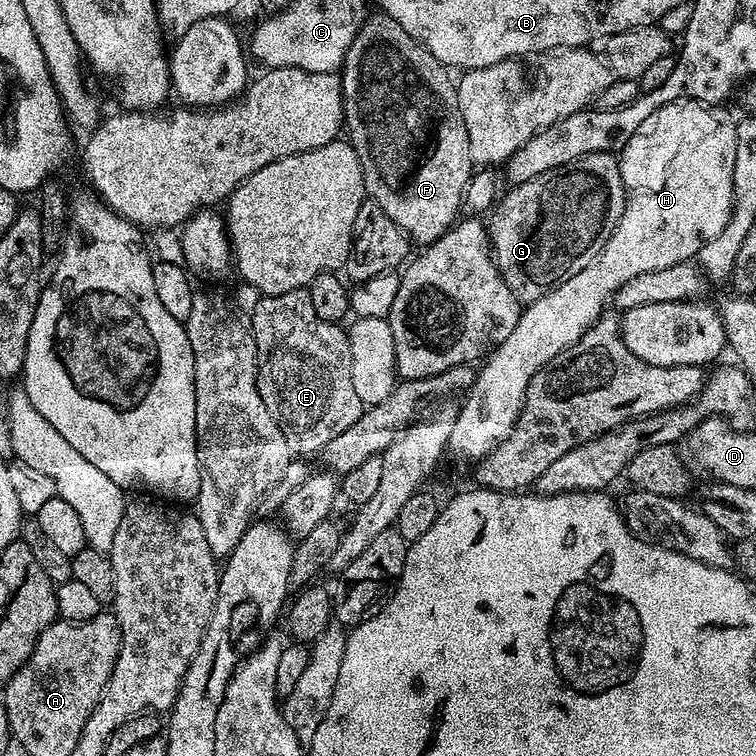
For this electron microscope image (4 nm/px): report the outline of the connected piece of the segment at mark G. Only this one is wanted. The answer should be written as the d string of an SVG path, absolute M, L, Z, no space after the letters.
M611 152L586 154L566 166L546 170L538 174L538 178L530 178L530 182L509 187L499 197L491 213L492 224L490 220L487 229L498 270L517 300L531 302L542 298L550 294L550 290L562 286L562 282L574 278L578 270L586 270L586 266L598 258L606 242L610 242L610 234L614 234L622 218L624 198L620 162Z

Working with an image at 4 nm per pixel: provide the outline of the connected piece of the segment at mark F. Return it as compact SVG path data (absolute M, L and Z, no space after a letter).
M384 14L384 16L369 15L360 27L350 50L344 56L342 65L341 84L344 87L346 139L354 146L354 150L358 154L358 162L362 162L362 178L364 179L364 191L367 199L371 203L382 206L382 210L386 210L390 219L408 235L409 241L416 243L417 240L420 246L434 243L438 238L446 235L453 224L457 223L458 217L461 215L461 213L459 214L460 208L462 212L466 204L468 183L471 182L474 175L470 134L466 130L466 122L462 118L462 110L458 102L457 81L454 76L452 80L452 76L453 73L445 68L442 62L438 62L438 58L434 58L434 54L430 54L430 50L426 50L426 46L422 46L413 36L406 34L406 30L402 30L402 26L398 26L398 22L394 22L394 18L390 14Z

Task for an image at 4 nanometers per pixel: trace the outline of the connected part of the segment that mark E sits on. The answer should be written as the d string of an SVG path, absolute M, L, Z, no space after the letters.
M307 288L290 290L277 296L260 296L257 301L257 304L250 308L250 315L258 354L258 394L262 394L262 402L266 402L266 410L270 410L274 422L278 422L288 443L289 453L319 453L328 445L330 438L338 438L342 430L354 426L354 422L358 422L360 415L366 411L366 405L354 391L354 381L350 374L348 333L340 324L322 322L322 318L314 314L314 302L310 302Z

